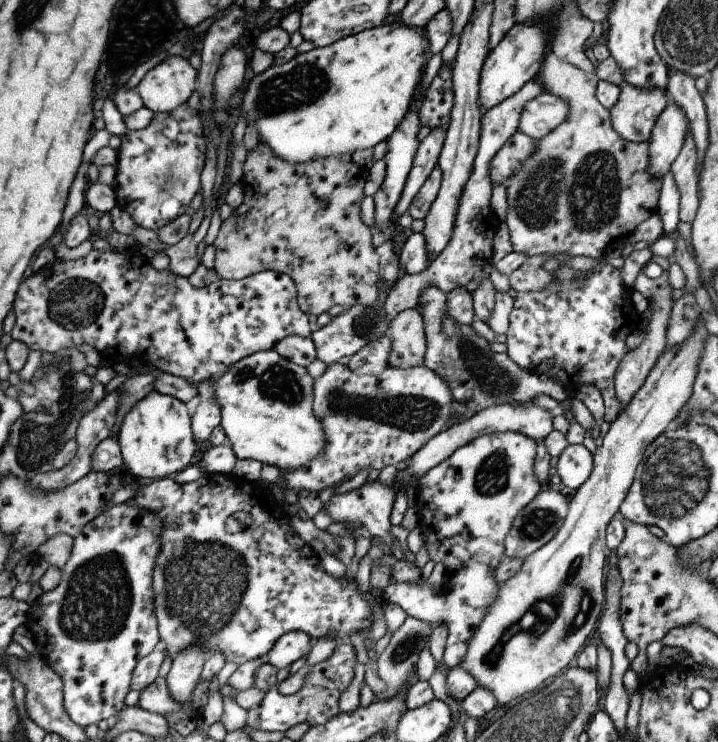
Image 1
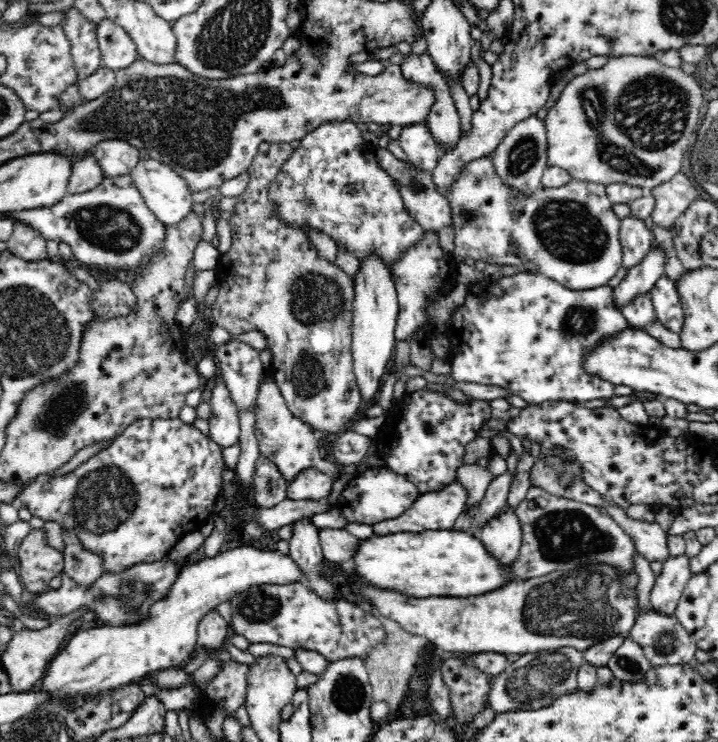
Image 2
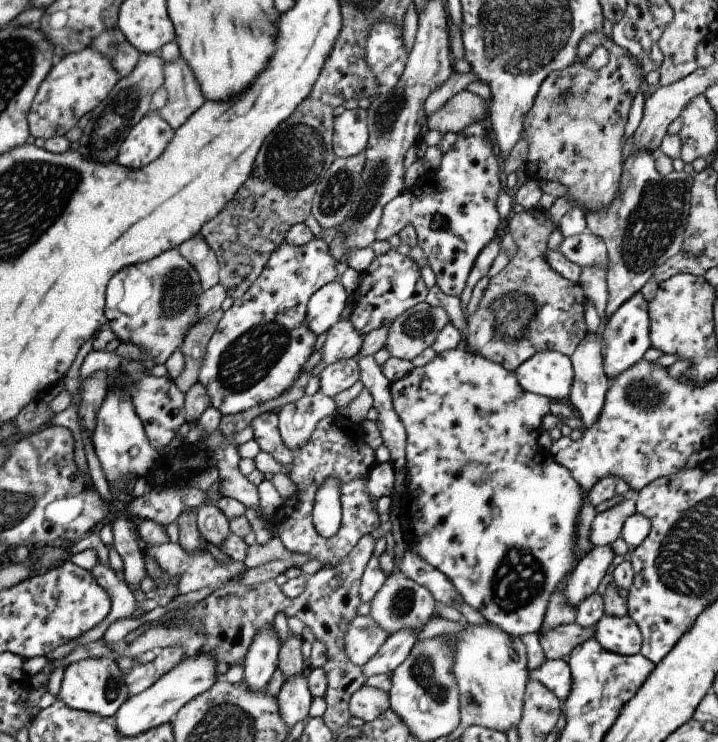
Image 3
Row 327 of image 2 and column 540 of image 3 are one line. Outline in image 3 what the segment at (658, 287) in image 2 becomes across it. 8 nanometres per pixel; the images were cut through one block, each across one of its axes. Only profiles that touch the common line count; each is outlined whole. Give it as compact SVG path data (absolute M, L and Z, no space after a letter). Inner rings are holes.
M546 659L541 666L528 670L528 680L541 682L547 690L555 694L559 702L563 702L571 692L571 676L568 663L563 660Z

